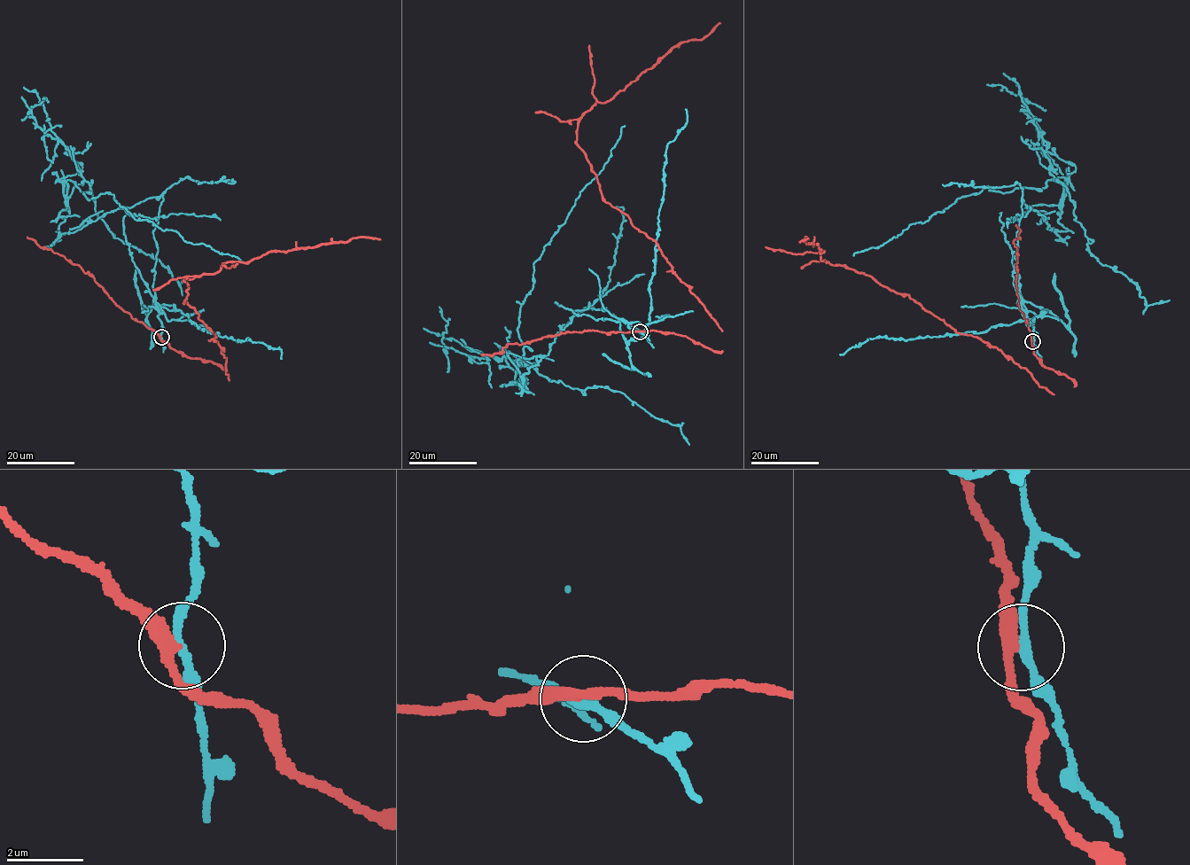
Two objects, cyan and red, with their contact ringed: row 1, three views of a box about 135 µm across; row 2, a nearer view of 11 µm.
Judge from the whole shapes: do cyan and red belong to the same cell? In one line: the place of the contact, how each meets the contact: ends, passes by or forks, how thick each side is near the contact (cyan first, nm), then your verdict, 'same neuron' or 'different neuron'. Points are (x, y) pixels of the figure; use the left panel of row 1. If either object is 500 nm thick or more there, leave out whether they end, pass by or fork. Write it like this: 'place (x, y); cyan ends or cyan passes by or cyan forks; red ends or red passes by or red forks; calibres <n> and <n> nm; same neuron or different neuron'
place (161, 337); cyan passes by; red passes by; calibres 200 and 280 nm; different neuron

